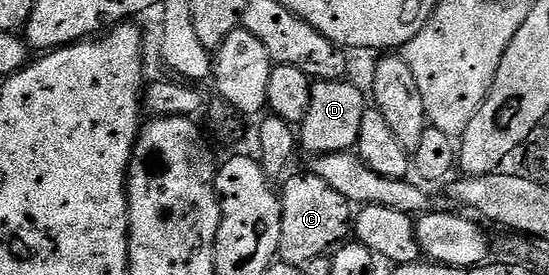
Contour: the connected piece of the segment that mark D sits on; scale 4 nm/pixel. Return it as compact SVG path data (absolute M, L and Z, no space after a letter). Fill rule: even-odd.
M345 78L319 79L311 86L308 113L300 125L300 147L307 151L307 156L317 157L357 148L360 121L364 121L368 99L362 96L356 84L346 82Z

